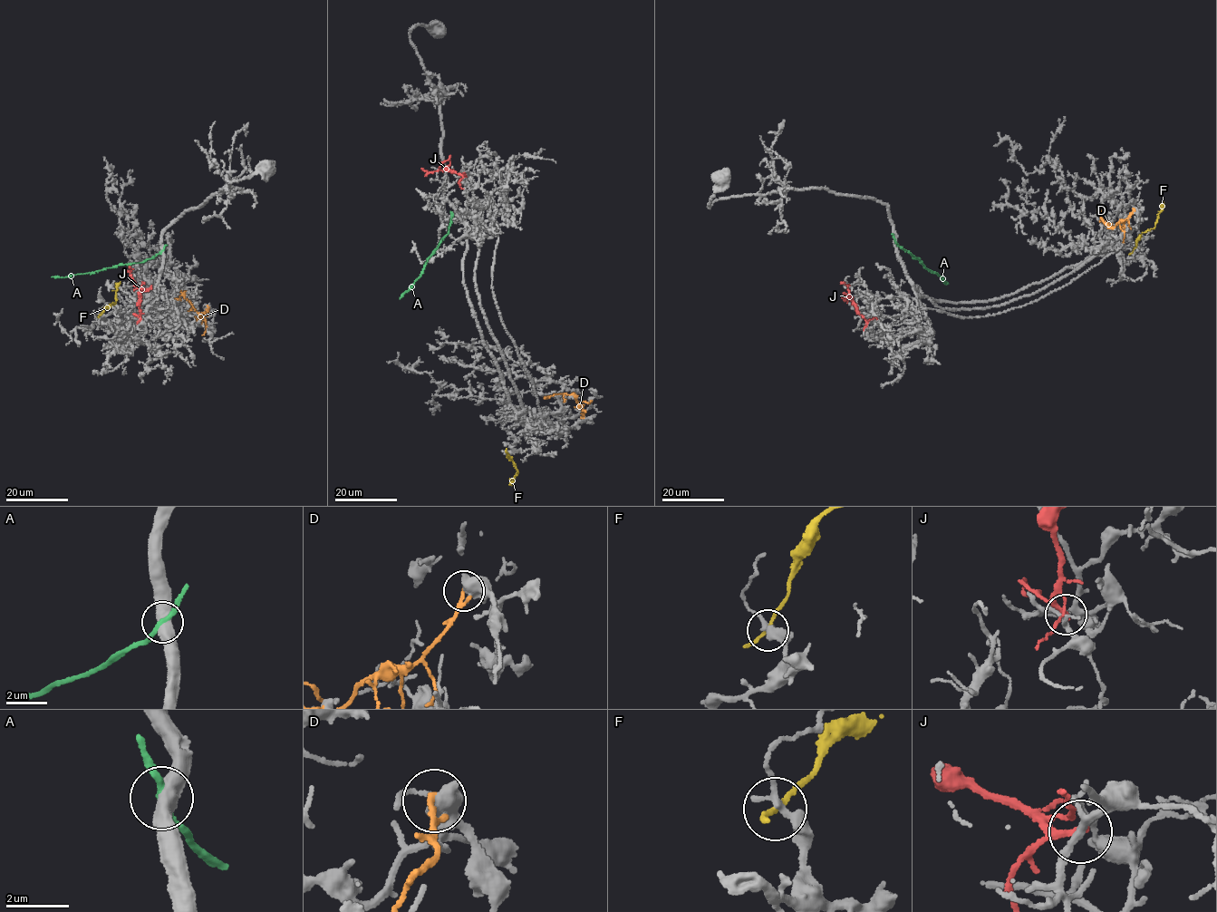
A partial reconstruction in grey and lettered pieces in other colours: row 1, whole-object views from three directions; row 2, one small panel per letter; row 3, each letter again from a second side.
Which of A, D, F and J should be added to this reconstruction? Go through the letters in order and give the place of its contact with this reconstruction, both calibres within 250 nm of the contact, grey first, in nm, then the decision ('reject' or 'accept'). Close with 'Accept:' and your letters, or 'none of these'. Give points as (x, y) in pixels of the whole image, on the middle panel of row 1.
A: contact (452, 214); calibres 500 and 200 nm; reject
D: contact (581, 417); calibres 440 and 140 nm; reject
F: contact (507, 452); calibres 240 and 140 nm; reject
J: contact (466, 177); calibres 180 and 170 nm; reject
Accept: none of these

